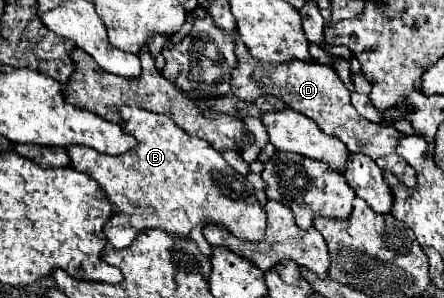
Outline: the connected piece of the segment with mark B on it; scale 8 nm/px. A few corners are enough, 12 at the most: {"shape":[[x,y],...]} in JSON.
{"shape":[[124,105],[138,141],[72,145],[116,213],[114,249],[144,229],[224,225],[264,239],[252,183],[166,115]]}

